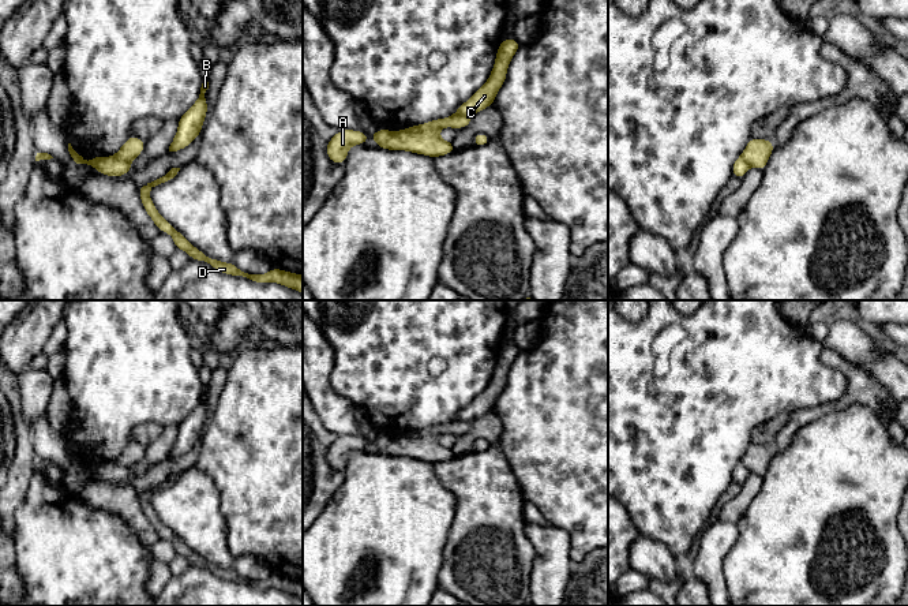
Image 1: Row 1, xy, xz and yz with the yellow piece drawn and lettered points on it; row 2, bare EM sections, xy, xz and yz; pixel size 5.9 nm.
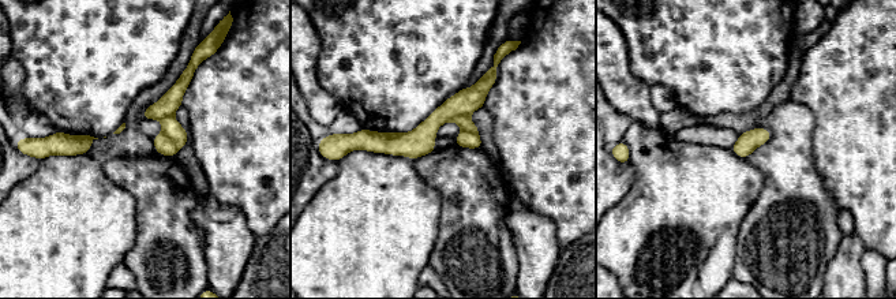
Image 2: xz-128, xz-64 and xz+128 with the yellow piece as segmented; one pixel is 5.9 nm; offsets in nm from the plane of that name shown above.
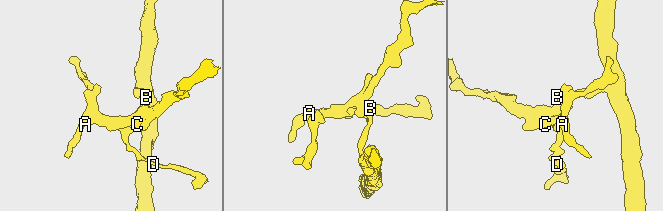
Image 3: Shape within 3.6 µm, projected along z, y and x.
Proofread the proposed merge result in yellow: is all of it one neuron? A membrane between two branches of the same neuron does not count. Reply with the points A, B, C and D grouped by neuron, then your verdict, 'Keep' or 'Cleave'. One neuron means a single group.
Groups: A C D / B. Cleave

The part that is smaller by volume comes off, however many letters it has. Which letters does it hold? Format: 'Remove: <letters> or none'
Remove: A, C, D

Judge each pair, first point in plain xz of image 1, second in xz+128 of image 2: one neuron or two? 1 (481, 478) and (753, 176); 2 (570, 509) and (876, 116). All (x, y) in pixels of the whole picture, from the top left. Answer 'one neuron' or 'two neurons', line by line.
1: two neurons
2: one neuron

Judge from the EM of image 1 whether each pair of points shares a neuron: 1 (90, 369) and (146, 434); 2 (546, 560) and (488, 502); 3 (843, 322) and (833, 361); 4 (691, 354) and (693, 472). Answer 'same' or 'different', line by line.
1: different
2: different
3: different
4: same

